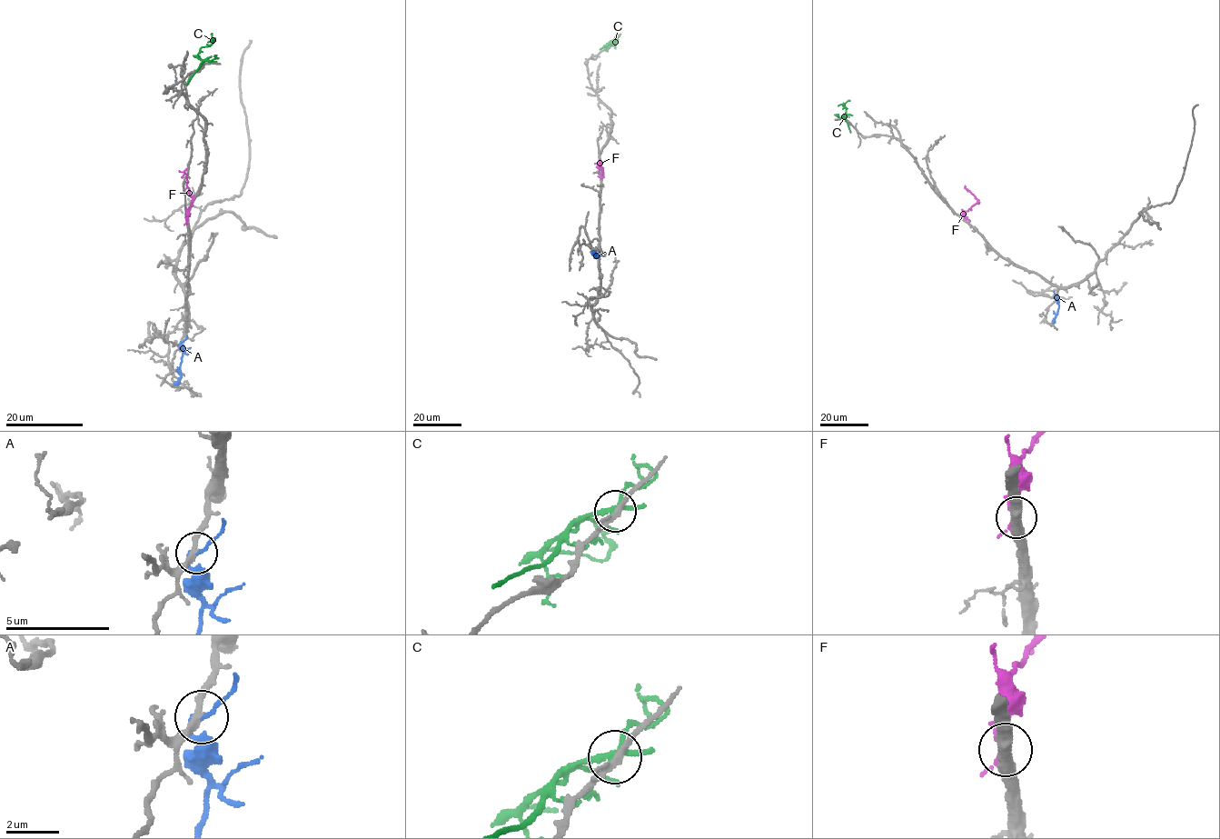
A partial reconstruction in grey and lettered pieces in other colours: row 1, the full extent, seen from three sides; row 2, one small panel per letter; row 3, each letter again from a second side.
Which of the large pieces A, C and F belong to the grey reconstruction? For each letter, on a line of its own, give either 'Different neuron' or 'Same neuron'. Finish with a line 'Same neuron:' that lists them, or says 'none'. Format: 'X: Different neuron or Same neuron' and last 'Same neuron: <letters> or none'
A: Different neuron
C: Different neuron
F: Same neuron
Same neuron: F

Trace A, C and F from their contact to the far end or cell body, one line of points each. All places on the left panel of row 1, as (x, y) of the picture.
A: (182, 342), (180, 376), (174, 385)
C: (211, 62), (197, 56), (203, 47), (209, 46), (214, 39), (212, 34)
F: (187, 221), (192, 195), (187, 185), (187, 174), (179, 171)

